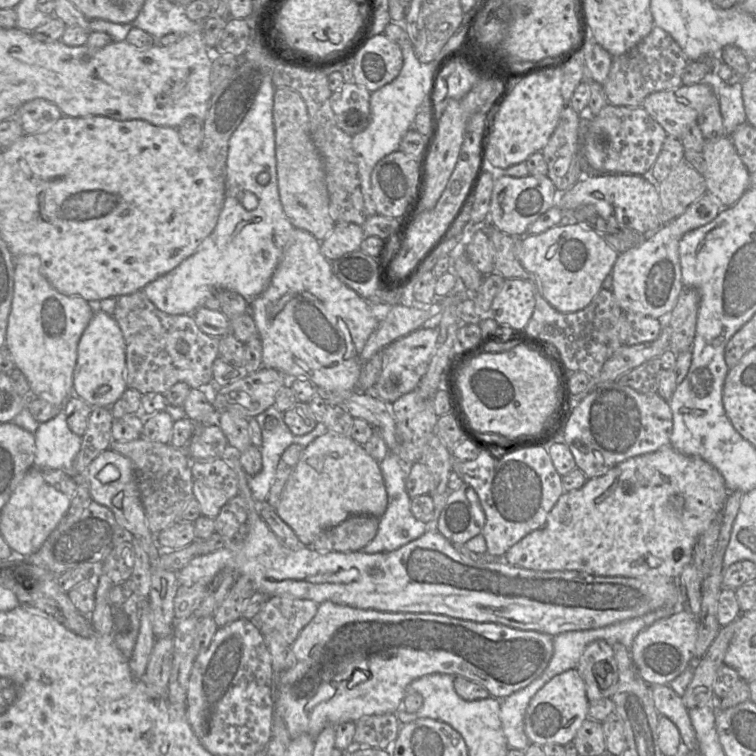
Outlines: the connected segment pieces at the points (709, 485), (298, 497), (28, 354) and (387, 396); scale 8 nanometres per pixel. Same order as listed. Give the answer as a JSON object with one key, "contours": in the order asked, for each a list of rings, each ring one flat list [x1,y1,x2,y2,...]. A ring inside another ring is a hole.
{"contours":[[[667,445,655,452,629,458,610,469,605,475,588,479,581,488,564,492,550,511,545,525,527,534,505,553,506,562,515,567,536,571,573,570,598,576,664,577,674,580,679,578,686,565,692,563,693,549,699,537,716,517,721,516,729,493,723,476,710,463,699,456,682,454,671,445]],[[327,432,304,448,286,482,275,511,295,532,300,542,304,546,310,546,322,532,339,525,353,515,371,515,381,518,387,505,388,495,380,463,366,452,364,446,356,443,350,436]],[[22,255,15,258,14,291,5,347,10,351,15,366,25,375,30,386,31,397,64,406,68,398,74,395,73,373,77,362,79,340,97,308,80,296,67,296,58,292,41,273,40,265,40,259,35,255]],[[419,328,416,331,392,342,383,351,383,369,376,384,365,393,373,393,388,404,394,403,404,394,417,388,428,370,438,341,437,328]]]}

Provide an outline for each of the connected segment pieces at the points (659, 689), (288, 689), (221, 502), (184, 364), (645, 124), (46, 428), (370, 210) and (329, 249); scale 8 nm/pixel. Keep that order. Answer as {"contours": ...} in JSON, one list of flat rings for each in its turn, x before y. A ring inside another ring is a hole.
{"contours":[[[650,685,654,705,661,716,669,718,678,728,683,748,695,753,698,746,695,730,692,726,689,710,682,698,667,685]],[[324,601,319,604,313,619,301,630,291,645,291,650,294,655,294,664,279,679,278,687,275,689,274,711,283,717,289,735,291,739,294,739,302,733,309,734,315,738,327,725,339,725,348,721,355,722,363,716,396,714,403,705,404,698,409,692,410,684,424,675,433,673,462,676,482,685,491,697,503,700,512,693,529,685,543,673,552,658,554,647,553,637,546,633,516,629,500,623,481,623,434,613,382,612]],[[226,457,210,461,191,460,193,495,200,504,201,515,215,519,221,508,233,497,238,495,238,478,229,466]],[[142,290,129,295,117,297,113,314,117,321,126,344,126,384,127,387,138,390,142,395,146,393,164,394,178,382,184,382,190,388,198,389,213,379,212,366,219,356,220,338,211,337,202,332,192,315,169,315,159,310,144,294],[179,342,188,344,188,351,182,354,177,351]],[[608,103,588,121,581,118,580,143,590,168,596,173,649,175,662,145,666,131,643,107,615,106]],[[62,410,54,418,40,423,34,433,36,455,33,467,70,471,82,437,70,430]],[[412,43,400,47,403,67,399,75,392,82,371,93,370,123,365,130,352,137,352,147,357,159,361,191,368,216,377,214,371,188,371,173,375,165,385,156,399,150,403,136,413,128,416,114,425,107,425,66,416,57]],[[336,223,331,233,320,241,320,249,327,260,334,261,346,253,360,250,365,238,362,226,355,223]]]}

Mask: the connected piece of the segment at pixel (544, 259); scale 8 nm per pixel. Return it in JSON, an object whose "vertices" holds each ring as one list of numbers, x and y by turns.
{"vertices":[[588,222,554,226,547,231,521,238,518,259,541,283,542,296,561,313,577,312,587,307,602,289,608,274,612,274,618,253]]}

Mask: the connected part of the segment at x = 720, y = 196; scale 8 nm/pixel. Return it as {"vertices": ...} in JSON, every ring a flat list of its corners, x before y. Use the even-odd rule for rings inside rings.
{"vertices":[[730,136,705,140,702,155,706,162,703,177,707,192,722,208,731,207,749,189,750,173]]}

